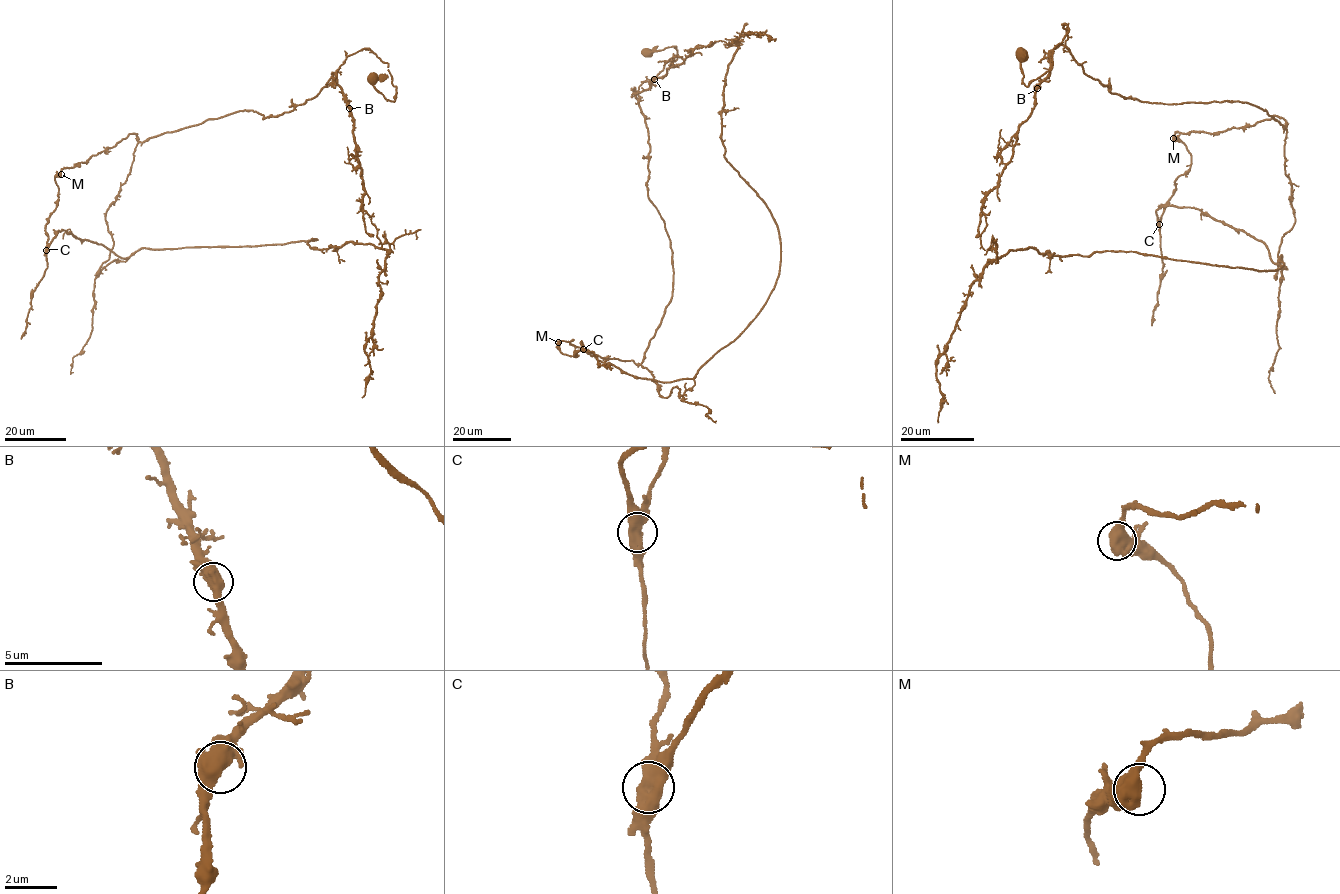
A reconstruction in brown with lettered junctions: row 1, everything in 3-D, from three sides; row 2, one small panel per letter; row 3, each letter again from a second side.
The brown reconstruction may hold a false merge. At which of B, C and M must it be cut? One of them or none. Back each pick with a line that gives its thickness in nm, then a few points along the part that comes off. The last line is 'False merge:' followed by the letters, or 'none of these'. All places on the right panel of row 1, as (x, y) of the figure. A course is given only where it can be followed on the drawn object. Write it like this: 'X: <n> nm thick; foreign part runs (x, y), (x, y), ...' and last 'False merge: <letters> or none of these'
C: 550 nm thick; foreign part runs (1158, 224), (1157, 210), (1194, 207), (1284, 263), (1258, 271), (1008, 251), (970, 287), (938, 355), (938, 423)
False merge: C

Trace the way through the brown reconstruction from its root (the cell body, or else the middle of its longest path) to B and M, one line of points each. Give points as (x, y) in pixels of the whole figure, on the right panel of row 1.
B: (1160, 218), (1191, 163), (1175, 132), (1286, 121), (1284, 129), (1238, 101), (1123, 98), (1062, 45), (1037, 88)
M: (1160, 218), (1175, 189), (1174, 181), (1191, 163), (1187, 146), (1173, 138)

